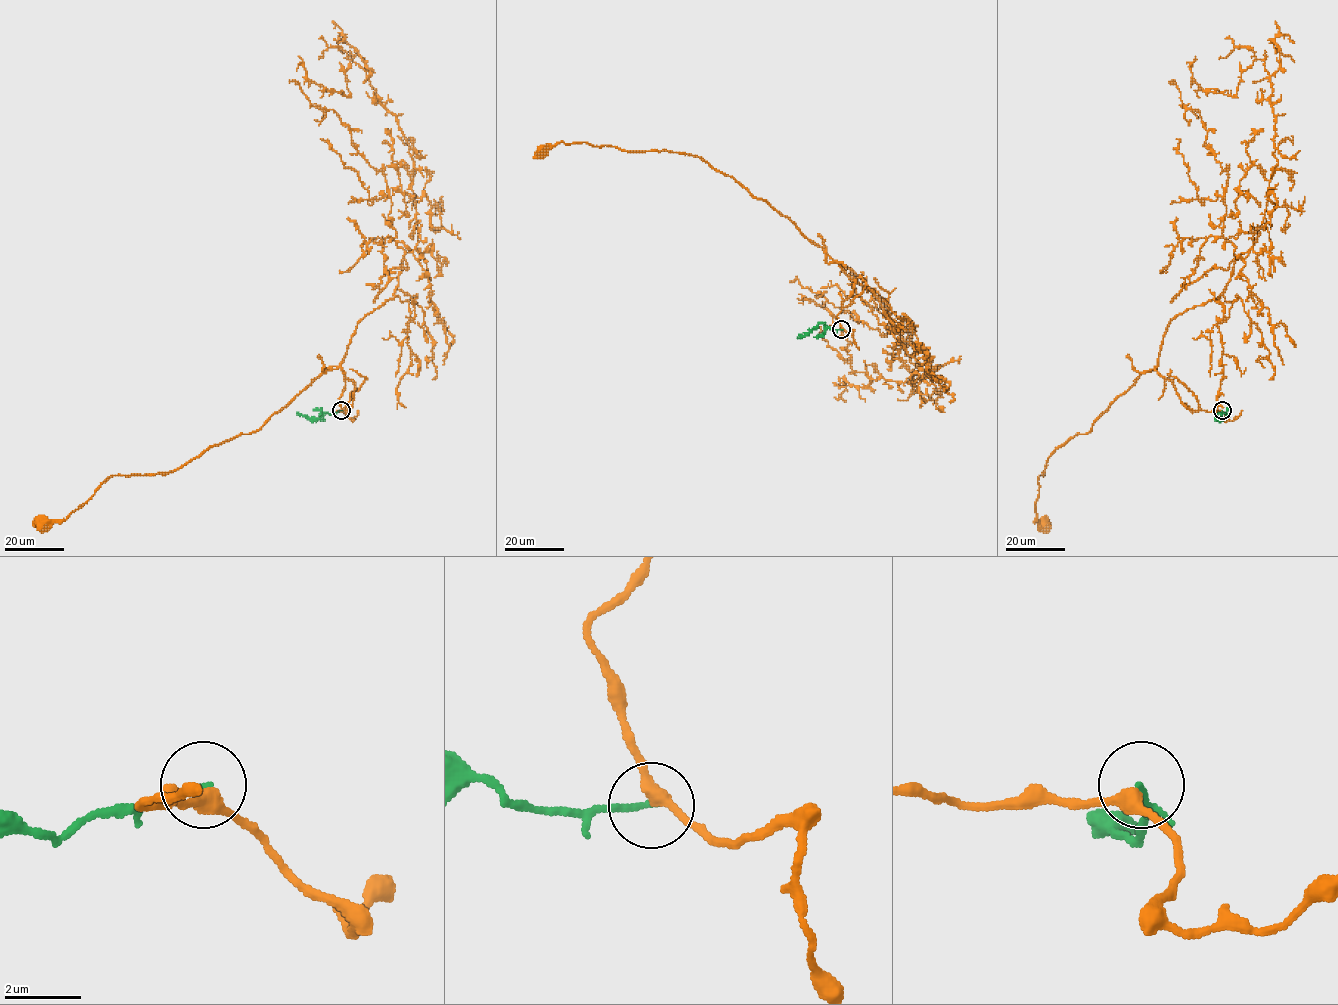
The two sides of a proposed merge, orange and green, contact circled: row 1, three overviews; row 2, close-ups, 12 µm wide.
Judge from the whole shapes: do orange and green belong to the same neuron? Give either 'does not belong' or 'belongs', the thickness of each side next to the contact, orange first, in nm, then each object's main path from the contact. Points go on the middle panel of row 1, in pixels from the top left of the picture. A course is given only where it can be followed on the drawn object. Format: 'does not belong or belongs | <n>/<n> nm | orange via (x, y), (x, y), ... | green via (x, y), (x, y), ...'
does not belong | 340/160 nm | orange via (842, 329), (836, 315), (855, 282), (845, 266), (732, 177), (698, 156), (666, 150), (585, 142), (544, 149) | green via (842, 329), (831, 330), (819, 323), (797, 338)

